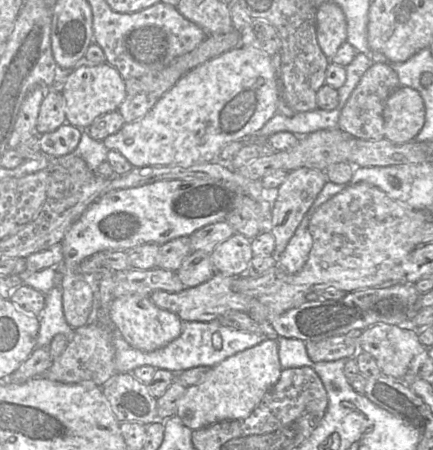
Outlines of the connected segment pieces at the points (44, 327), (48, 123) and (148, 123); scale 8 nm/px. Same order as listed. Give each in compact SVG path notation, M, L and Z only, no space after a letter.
M61 284L55 285L44 297L44 308L38 315L36 347L48 346L56 334L64 334L69 341L74 331L63 315Z
M60 86L47 89L37 118L35 133L42 135L52 132L66 123L65 98Z
M239 45L187 72L170 90L158 99L153 108L145 116L136 121L126 123L118 132L107 136L102 142L108 150L116 150L121 153L133 167L169 165L188 167L195 164L209 163L219 159L219 153L226 144L258 133L258 131L277 113L279 101L279 82L276 70L272 64L272 56L258 48Z

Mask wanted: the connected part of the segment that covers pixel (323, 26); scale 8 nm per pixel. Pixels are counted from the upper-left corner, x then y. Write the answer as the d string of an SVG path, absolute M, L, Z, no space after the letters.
M332 2L318 5L316 38L322 52L331 59L347 40L347 22L341 7Z

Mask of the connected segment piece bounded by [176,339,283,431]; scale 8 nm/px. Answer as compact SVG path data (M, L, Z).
M266 340L225 359L209 370L203 382L187 387L177 403L176 416L192 431L217 422L244 419L277 383L282 370L277 342Z

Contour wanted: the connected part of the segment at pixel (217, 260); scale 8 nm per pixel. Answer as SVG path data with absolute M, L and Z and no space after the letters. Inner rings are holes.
M239 233L229 237L210 253L216 274L233 277L244 275L253 257L251 239Z

